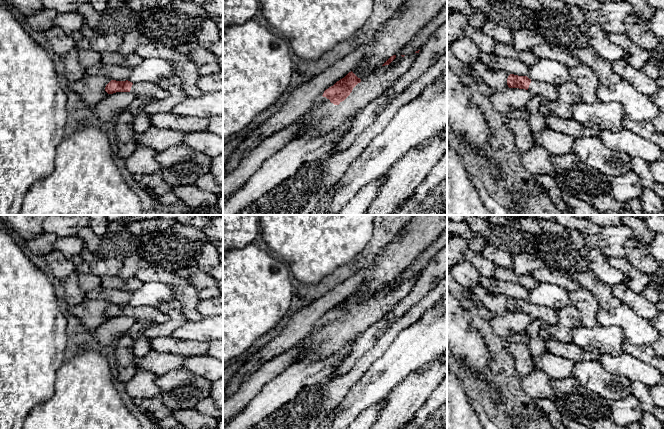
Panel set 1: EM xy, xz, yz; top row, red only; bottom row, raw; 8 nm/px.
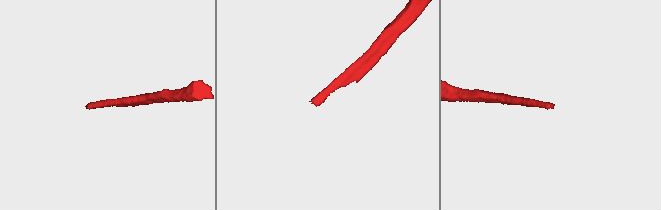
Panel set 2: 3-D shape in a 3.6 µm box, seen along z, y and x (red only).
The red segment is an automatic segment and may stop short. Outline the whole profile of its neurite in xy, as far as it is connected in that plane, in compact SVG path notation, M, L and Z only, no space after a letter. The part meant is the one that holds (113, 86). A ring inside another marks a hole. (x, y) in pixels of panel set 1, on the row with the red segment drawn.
M111 80L105 87L108 94L116 92L132 92L137 97L145 97L150 100L160 100L167 96L167 92L158 84L152 82L132 83L126 81Z

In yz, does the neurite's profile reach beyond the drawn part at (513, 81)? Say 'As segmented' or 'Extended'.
Extended

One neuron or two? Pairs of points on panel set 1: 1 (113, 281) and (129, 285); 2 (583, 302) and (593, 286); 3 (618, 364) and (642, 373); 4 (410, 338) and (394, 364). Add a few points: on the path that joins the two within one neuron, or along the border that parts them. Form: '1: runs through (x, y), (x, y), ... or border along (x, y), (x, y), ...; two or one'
1: runs through (117, 282), (125, 284); one
2: border along (581, 286), (586, 288), (602, 307); two
3: runs through (624, 365), (636, 370); one
4: runs through (410, 344), (410, 348), (400, 358); one

